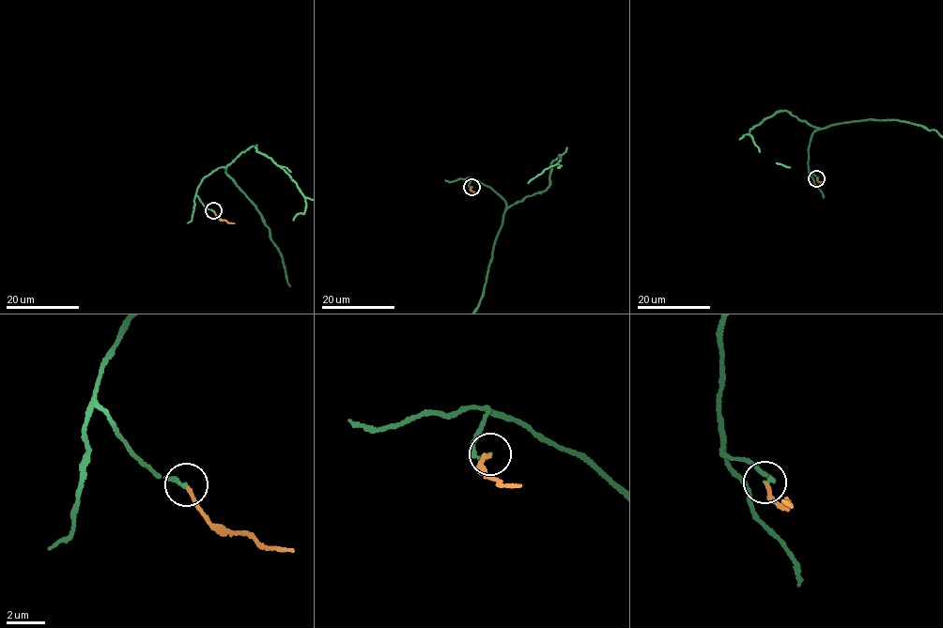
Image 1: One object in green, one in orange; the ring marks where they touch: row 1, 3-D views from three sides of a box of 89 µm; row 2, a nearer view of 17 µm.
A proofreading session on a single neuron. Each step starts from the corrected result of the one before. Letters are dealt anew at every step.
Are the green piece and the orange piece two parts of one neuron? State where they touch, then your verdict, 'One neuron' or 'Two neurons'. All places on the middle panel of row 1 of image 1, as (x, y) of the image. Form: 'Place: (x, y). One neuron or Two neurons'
Place: (471, 187). One neuron

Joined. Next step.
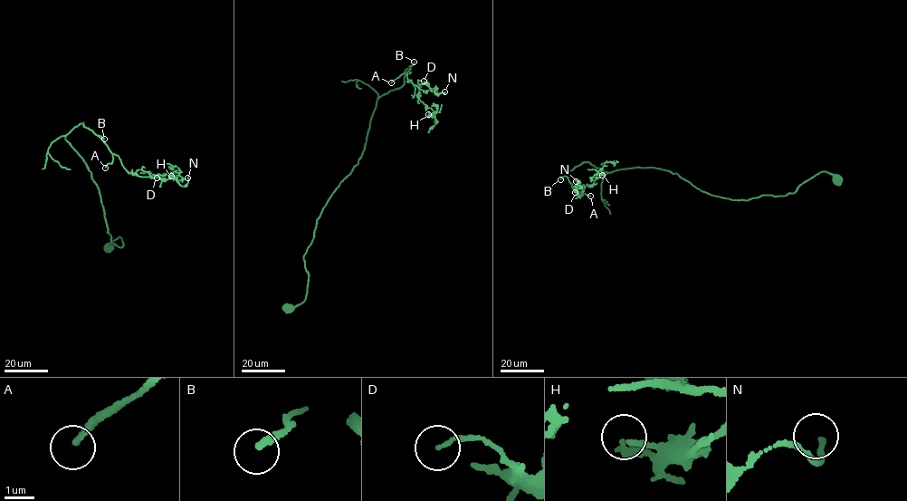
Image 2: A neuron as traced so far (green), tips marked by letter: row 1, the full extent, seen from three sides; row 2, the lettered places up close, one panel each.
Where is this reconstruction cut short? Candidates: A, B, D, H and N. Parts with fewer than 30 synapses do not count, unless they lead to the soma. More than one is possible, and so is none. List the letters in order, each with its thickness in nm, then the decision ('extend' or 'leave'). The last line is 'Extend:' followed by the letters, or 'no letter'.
A: calibre 190 nm; extend
B: calibre 200 nm; extend
D: calibre 110 nm; leave
H: calibre 240 nm; leave
N: calibre 170 nm; leave
Extend: A, B

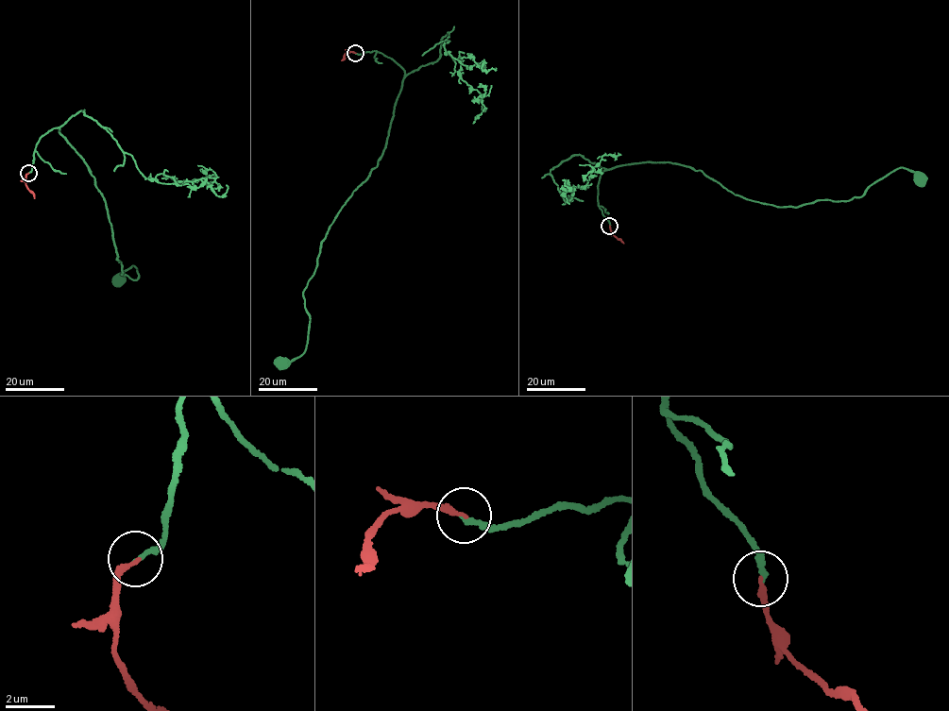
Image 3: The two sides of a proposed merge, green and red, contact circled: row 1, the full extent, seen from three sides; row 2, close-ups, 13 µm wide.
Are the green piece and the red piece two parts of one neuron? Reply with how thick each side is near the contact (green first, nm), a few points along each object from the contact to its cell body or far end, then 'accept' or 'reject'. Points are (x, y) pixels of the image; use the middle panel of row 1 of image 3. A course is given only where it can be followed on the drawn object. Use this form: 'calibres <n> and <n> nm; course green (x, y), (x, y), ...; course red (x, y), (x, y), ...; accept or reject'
calibres 180 and 200 nm; course green (355, 53), (387, 56), (402, 68), (402, 83), (381, 158), (321, 244), (303, 294), (305, 349), (279, 364); course red (355, 53), (346, 53), (341, 60); accept

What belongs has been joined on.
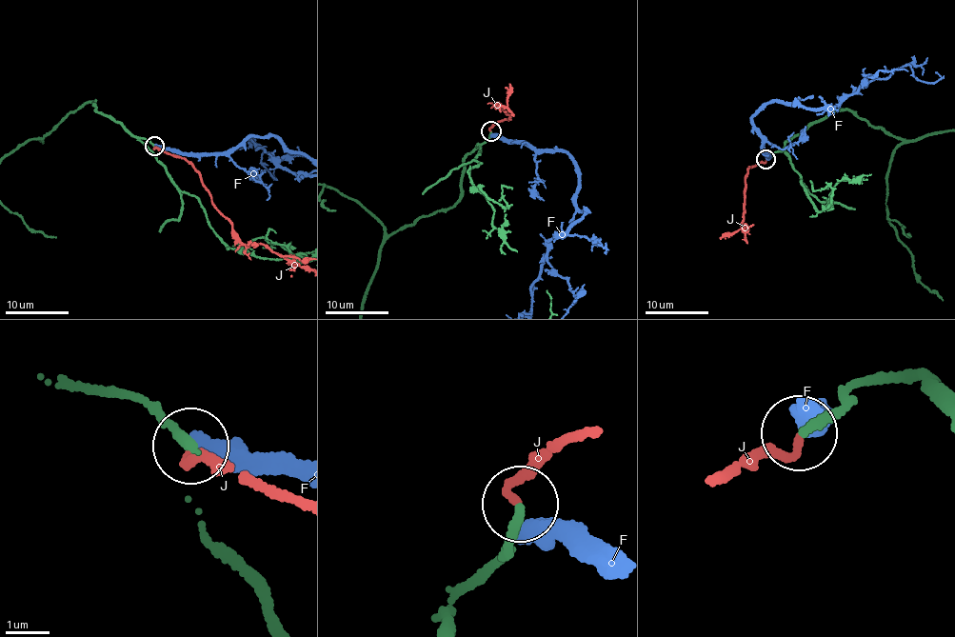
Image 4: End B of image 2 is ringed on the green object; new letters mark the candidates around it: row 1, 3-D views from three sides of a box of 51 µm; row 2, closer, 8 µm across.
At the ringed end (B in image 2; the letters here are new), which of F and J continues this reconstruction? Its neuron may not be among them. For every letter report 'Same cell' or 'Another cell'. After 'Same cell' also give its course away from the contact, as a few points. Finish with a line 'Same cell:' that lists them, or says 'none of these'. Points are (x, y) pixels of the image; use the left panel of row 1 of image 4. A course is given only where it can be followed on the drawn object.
F: Another cell
J: Same cell
Same cell: J

